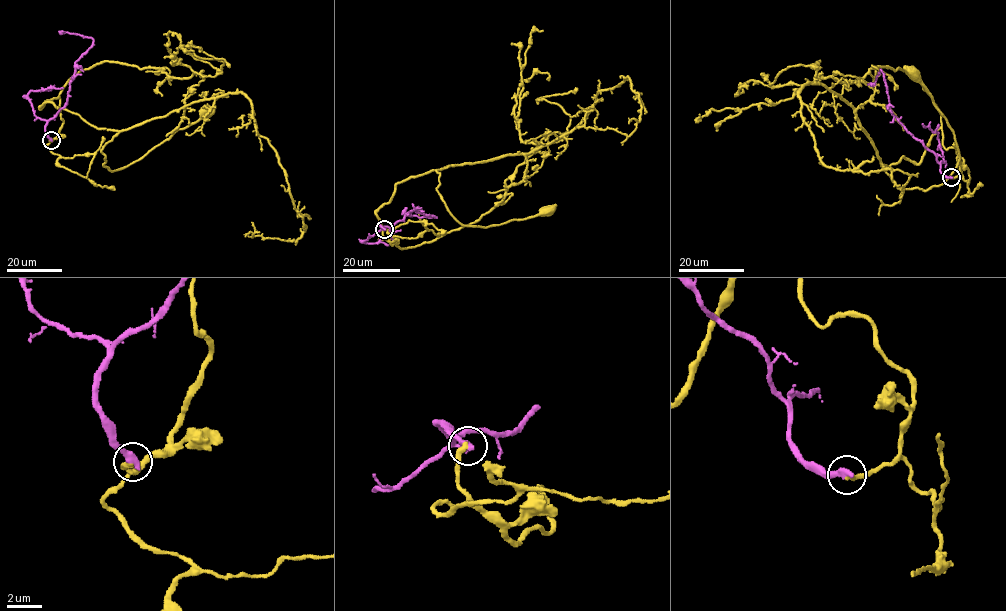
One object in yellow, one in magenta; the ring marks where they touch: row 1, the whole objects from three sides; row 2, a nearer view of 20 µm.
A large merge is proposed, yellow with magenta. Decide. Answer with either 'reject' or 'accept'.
reject

